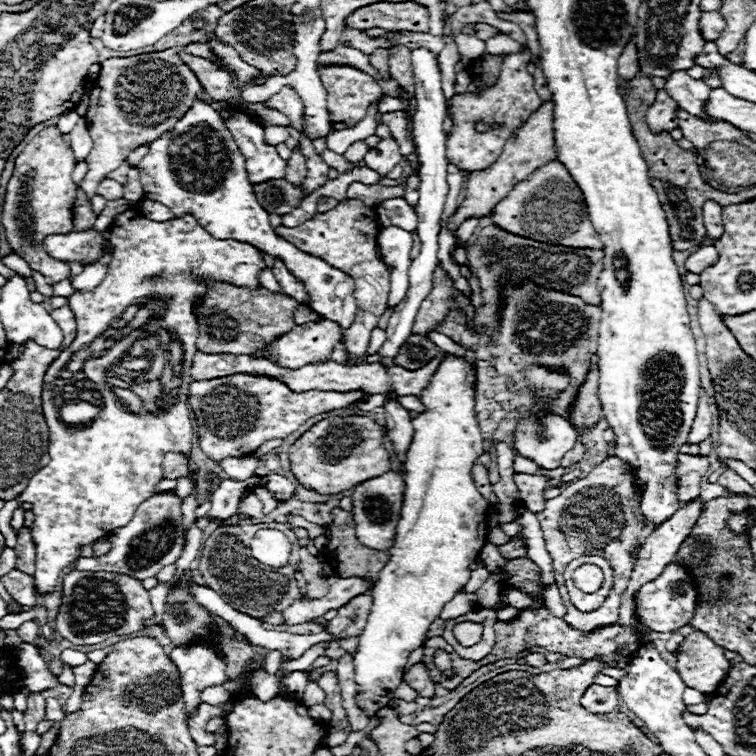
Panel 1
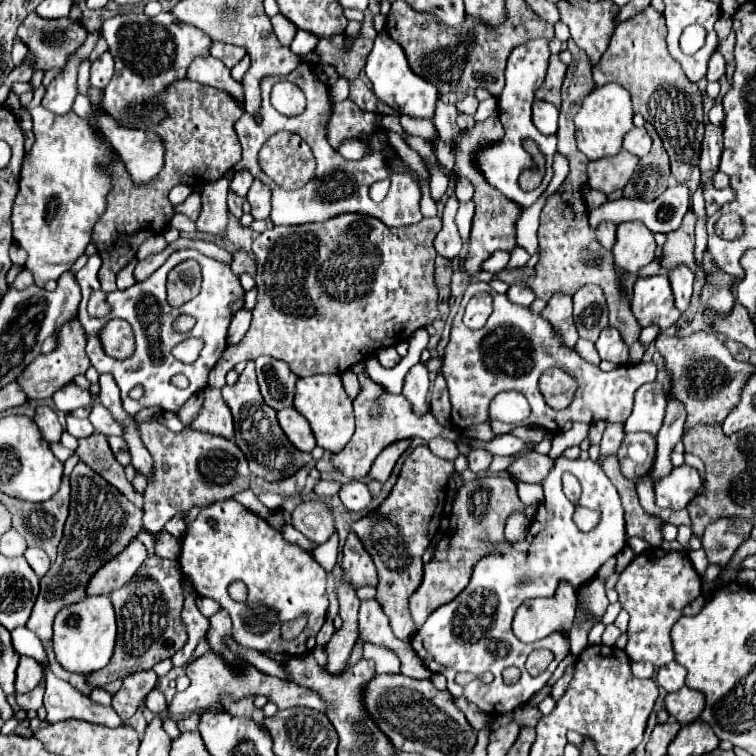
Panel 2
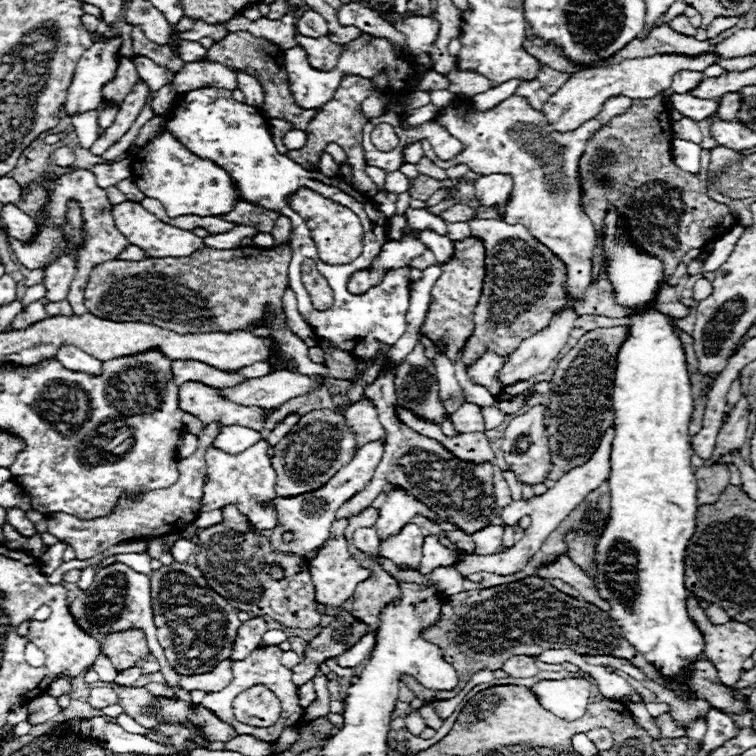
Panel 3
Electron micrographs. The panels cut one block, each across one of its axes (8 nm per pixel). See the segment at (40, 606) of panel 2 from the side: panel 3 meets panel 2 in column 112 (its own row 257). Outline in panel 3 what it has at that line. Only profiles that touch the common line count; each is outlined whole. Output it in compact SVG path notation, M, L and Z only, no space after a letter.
M480 218L470 220L468 226L486 246L486 278L474 312L474 332L464 348L464 366L486 350L498 354L514 352L522 340L546 328L554 310L562 308L566 300L564 264L544 244L534 240L524 226Z

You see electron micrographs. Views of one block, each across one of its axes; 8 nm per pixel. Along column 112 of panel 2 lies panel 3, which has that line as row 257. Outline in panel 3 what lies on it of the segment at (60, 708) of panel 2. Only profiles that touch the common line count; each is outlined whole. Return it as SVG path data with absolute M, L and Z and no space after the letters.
M736 224L730 232L722 234L722 236L714 242L712 254L710 254L708 260L704 262L704 272L714 272L716 268L720 268L720 266L726 262L726 258L728 258L730 252L734 250L738 238L742 236L742 232L744 232L744 228L742 228L740 224Z

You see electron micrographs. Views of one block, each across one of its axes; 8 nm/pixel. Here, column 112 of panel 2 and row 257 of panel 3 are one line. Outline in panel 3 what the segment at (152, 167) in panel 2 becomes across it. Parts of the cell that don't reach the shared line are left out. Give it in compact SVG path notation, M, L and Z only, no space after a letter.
M128 246L126 248L126 252L122 252L120 254L120 260L132 260L132 262L138 262L138 260L146 260L148 256L146 256L146 252L142 250L142 248L138 248L138 246Z

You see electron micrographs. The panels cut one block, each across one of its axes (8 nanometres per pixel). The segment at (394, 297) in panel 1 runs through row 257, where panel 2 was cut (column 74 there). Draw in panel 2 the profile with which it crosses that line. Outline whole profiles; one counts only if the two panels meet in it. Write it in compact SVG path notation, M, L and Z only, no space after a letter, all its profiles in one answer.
M72 382L70 386L62 386L62 390L54 392L52 400L54 400L58 410L72 412L76 408L90 408L98 398L92 396L90 390L84 390Z

